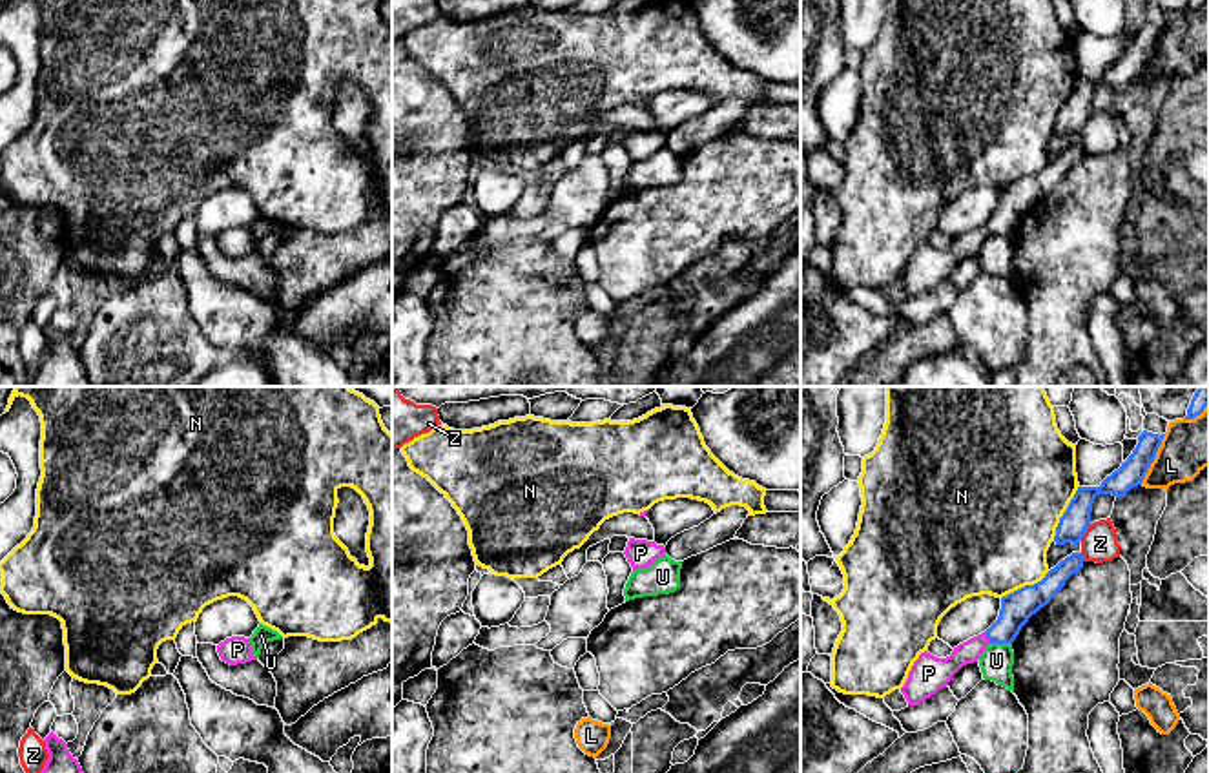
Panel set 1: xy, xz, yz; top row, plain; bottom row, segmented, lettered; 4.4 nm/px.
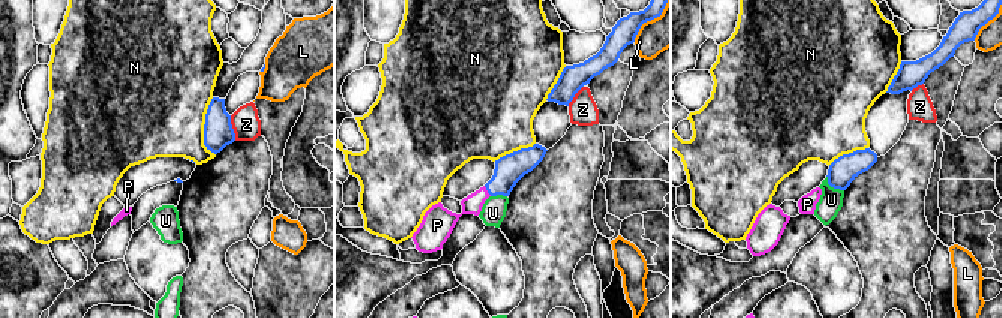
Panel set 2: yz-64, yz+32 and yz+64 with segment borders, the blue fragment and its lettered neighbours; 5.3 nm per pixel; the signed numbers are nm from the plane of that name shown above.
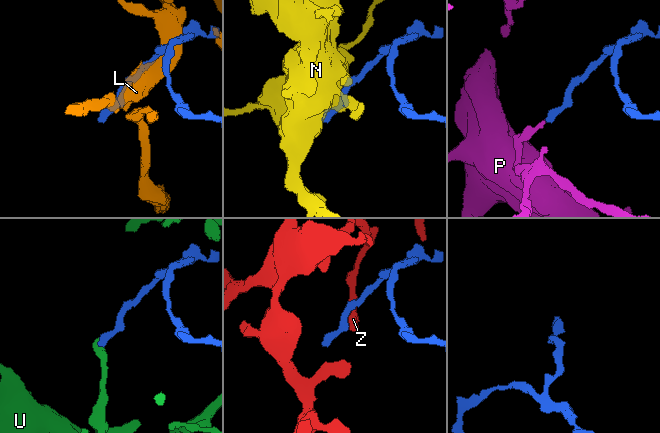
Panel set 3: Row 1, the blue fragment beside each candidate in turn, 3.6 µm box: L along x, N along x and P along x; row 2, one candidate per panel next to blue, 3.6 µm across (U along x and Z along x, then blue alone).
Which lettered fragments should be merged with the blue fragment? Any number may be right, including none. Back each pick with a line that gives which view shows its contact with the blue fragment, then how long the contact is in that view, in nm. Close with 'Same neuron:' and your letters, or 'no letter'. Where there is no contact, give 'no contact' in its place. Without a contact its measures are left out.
P: meets blue in yz; contact 50 nm long
Same neuron: P

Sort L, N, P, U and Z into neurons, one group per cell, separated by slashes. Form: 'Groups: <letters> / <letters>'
Groups: L / N / P / U / Z

